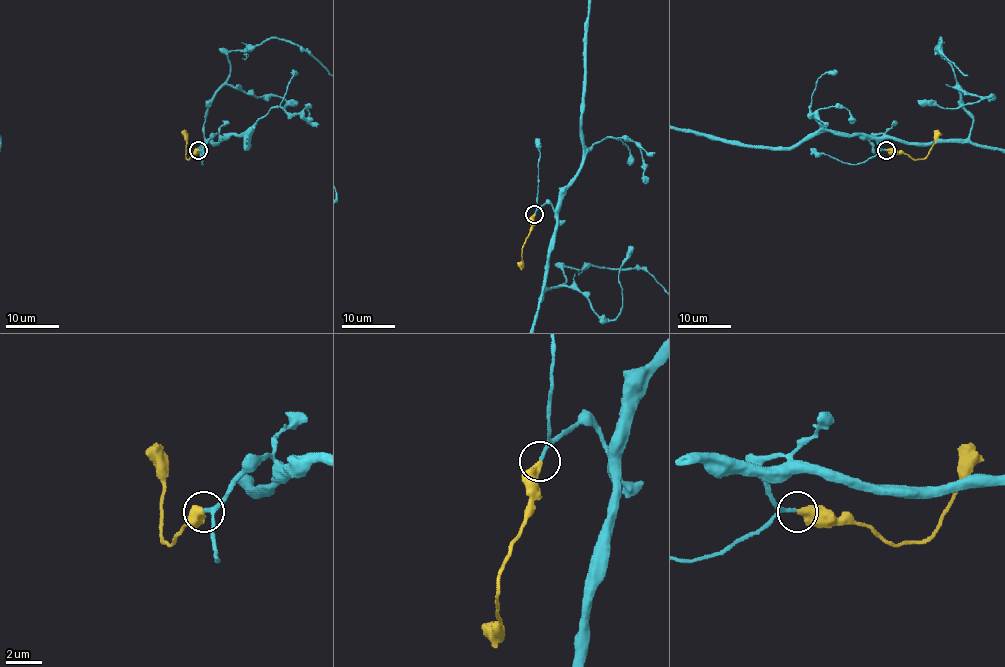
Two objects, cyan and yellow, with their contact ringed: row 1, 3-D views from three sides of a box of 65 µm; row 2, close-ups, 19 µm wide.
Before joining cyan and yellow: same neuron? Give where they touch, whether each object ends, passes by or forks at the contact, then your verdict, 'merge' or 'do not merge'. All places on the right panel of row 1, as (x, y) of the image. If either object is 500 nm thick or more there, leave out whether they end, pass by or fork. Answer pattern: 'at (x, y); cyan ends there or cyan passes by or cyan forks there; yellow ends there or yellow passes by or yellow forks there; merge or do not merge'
at (886, 150); merge

